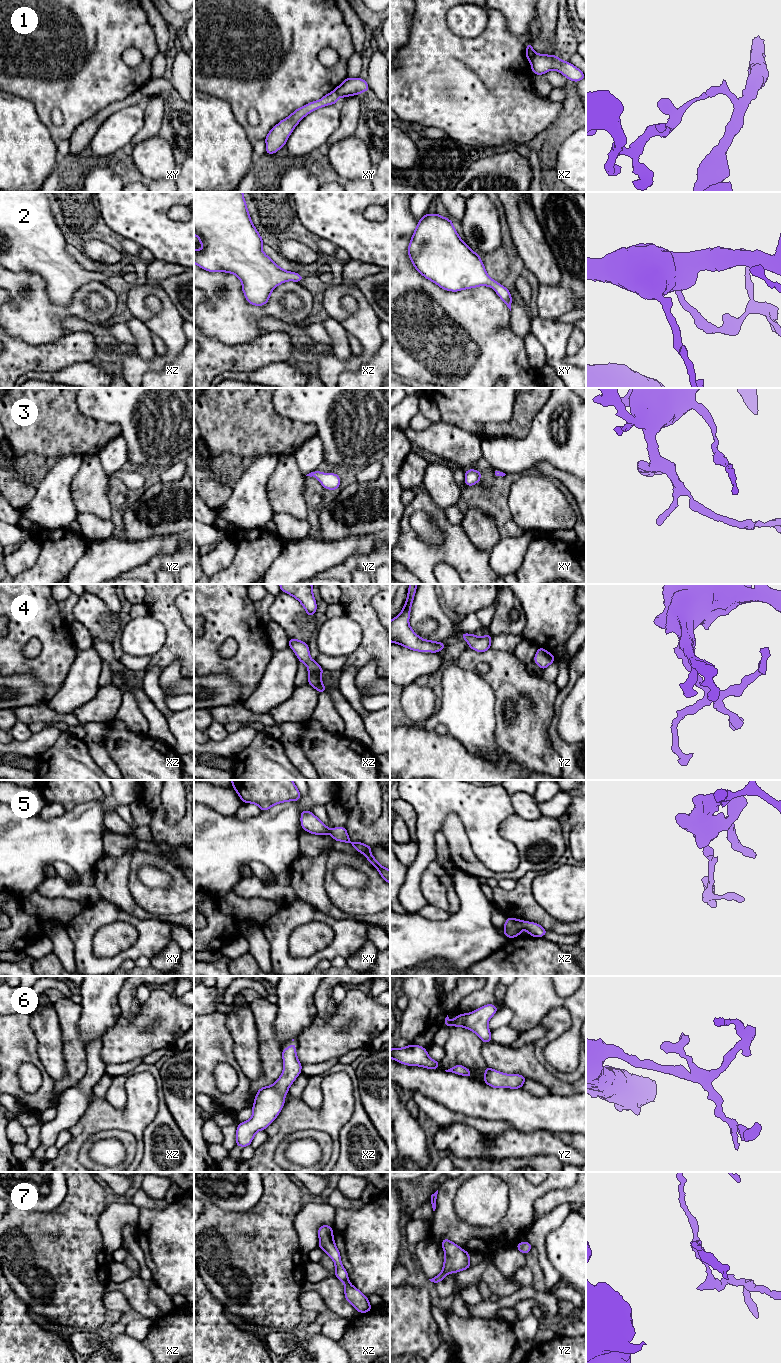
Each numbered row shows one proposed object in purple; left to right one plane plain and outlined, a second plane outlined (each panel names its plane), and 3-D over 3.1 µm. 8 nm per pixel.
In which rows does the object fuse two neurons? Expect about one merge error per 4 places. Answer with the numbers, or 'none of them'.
1

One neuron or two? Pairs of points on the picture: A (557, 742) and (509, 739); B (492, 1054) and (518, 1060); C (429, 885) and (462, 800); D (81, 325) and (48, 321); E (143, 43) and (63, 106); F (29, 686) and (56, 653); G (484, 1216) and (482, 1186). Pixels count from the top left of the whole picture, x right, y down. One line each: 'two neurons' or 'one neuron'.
A: two neurons
B: one neuron
C: two neurons
D: two neurons
E: one neuron
F: two neurons
G: one neuron

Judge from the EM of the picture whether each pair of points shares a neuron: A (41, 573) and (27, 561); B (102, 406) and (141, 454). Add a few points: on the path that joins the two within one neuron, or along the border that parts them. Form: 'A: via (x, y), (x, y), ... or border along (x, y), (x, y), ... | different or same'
A: border along (39, 543), (39, 557), (36, 562), (19, 573) | different
B: via (116, 413), (141, 440) | same

